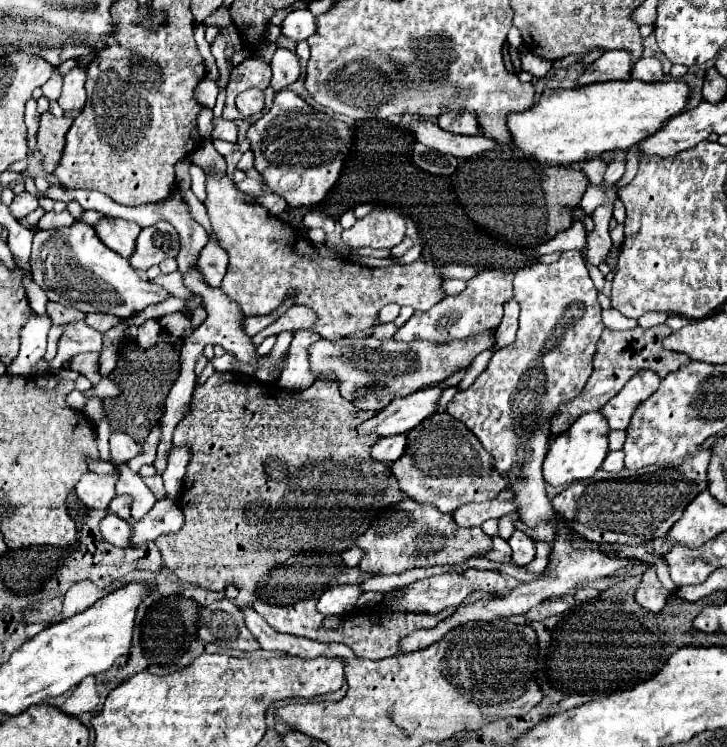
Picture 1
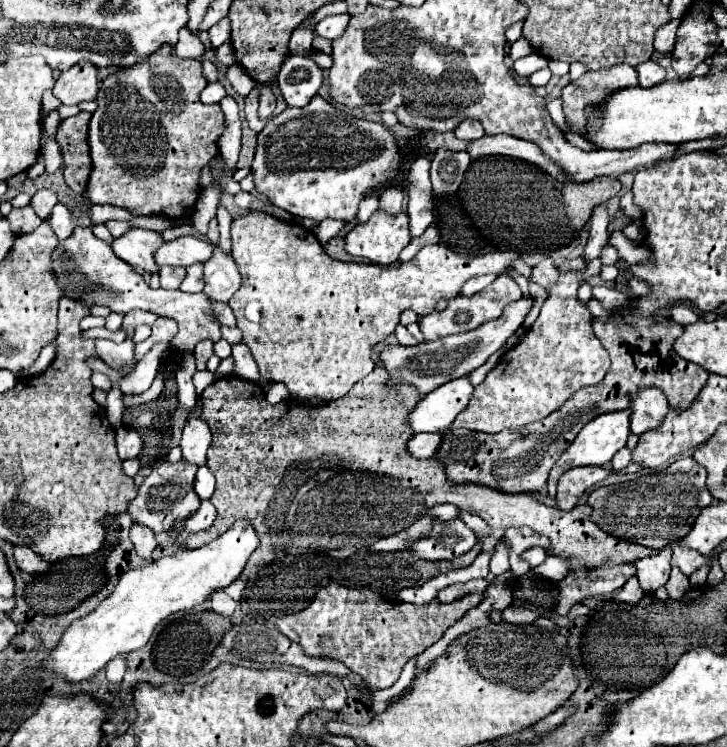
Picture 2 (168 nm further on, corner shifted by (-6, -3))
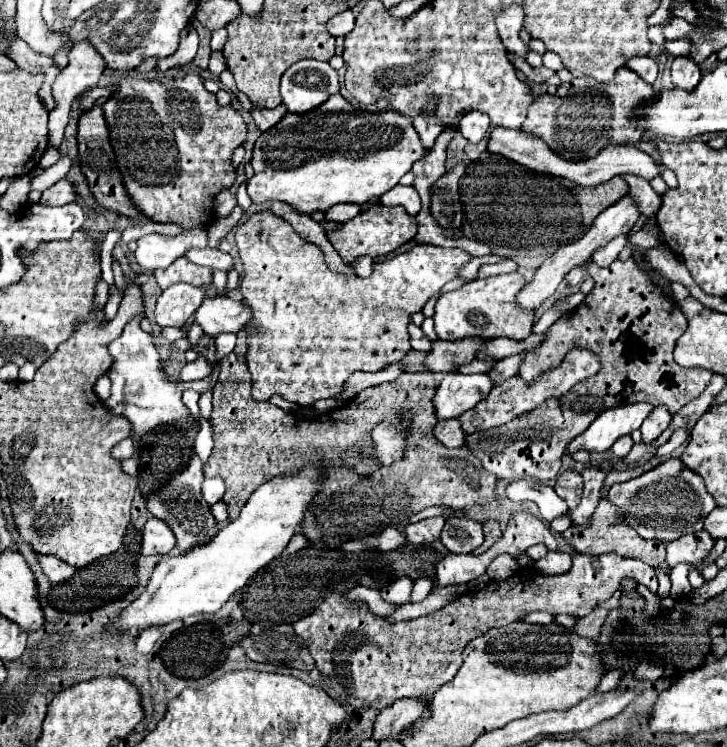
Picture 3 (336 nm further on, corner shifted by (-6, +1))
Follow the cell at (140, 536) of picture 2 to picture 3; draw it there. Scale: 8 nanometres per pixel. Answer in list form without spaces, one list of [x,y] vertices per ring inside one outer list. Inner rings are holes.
[[[152,518],[144,526],[144,540],[142,540],[142,554],[146,556],[168,556],[170,550],[176,546],[174,532],[170,526],[160,520]]]

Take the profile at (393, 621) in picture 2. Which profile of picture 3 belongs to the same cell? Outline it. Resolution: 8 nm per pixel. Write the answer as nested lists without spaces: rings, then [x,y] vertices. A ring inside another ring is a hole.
[[[576,554],[574,566],[566,574],[558,576],[544,576],[542,572],[518,572],[506,582],[490,582],[488,586],[480,590],[472,590],[464,594],[462,598],[450,602],[446,608],[422,616],[418,620],[406,620],[388,624],[384,618],[374,616],[366,606],[348,606],[342,602],[342,592],[330,594],[316,612],[310,616],[294,622],[294,632],[306,642],[312,658],[316,660],[316,668],[322,672],[322,678],[328,686],[332,686],[338,694],[338,698],[346,700],[356,710],[384,710],[398,698],[416,698],[424,700],[426,706],[430,706],[430,698],[436,694],[438,686],[444,686],[454,678],[458,668],[462,666],[462,650],[466,644],[480,634],[486,634],[490,628],[506,626],[512,622],[522,620],[530,612],[550,612],[550,614],[572,614],[572,616],[586,616],[592,612],[592,608],[608,600],[620,586],[622,578],[632,578],[644,586],[648,586],[654,594],[658,592],[658,580],[654,566],[646,562],[638,562],[632,558],[622,558],[618,554],[600,554],[600,556],[588,556],[588,554]]]

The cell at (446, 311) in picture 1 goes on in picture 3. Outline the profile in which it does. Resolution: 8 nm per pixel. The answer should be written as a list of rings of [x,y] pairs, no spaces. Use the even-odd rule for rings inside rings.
[[[520,272],[504,274],[504,276],[490,276],[490,278],[476,278],[466,282],[462,288],[442,294],[436,302],[436,334],[440,340],[464,340],[464,338],[510,338],[510,340],[524,340],[532,334],[534,314],[536,310],[522,310],[516,302],[516,294],[526,286],[526,280]]]

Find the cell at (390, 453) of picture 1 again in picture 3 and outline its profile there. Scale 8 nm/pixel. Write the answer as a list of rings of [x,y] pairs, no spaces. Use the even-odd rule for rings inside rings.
[[[458,418],[454,420],[440,420],[438,426],[434,428],[434,436],[448,448],[458,448],[464,446],[466,432],[462,430],[462,424]]]

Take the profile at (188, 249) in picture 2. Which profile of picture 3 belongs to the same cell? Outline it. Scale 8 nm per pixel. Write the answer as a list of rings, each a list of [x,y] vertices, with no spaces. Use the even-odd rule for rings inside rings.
[[[202,248],[202,250],[188,250],[186,258],[192,260],[194,264],[200,266],[210,266],[218,270],[232,270],[234,268],[234,258],[230,254],[224,254],[216,248]]]

